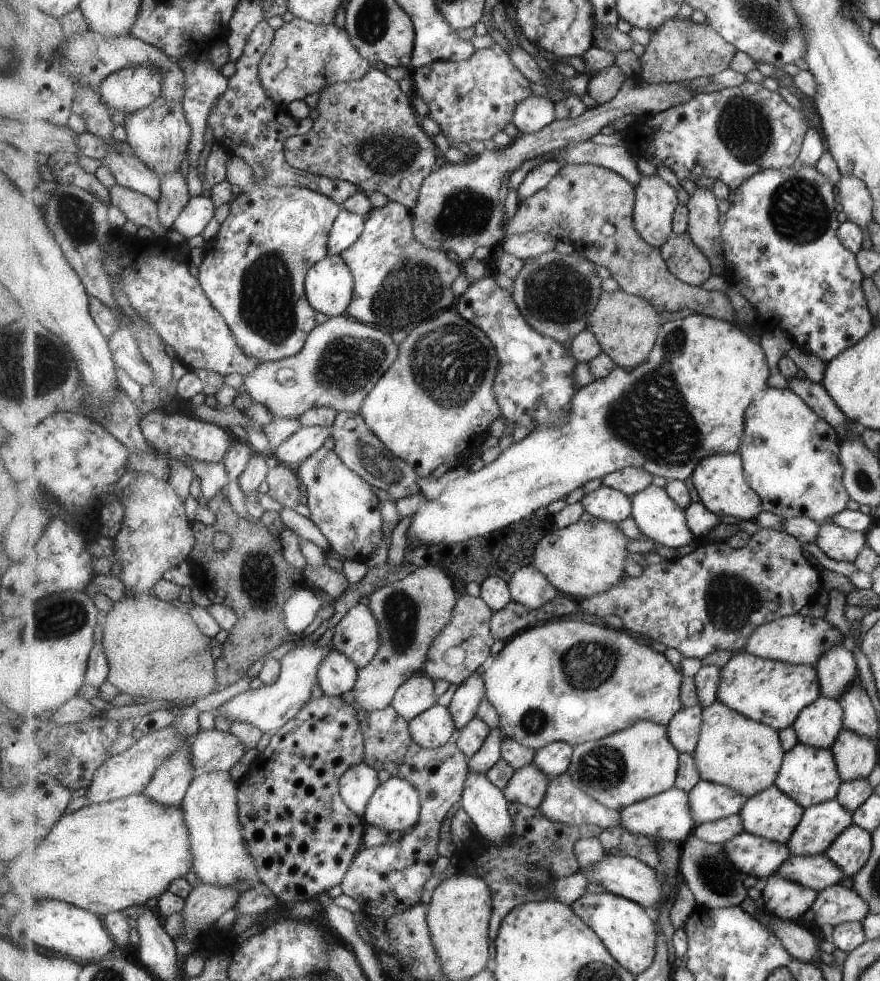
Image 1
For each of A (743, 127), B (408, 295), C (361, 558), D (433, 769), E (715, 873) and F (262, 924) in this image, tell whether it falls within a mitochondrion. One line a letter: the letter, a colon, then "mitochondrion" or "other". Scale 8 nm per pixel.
A: mitochondrion
B: mitochondrion
C: other
D: other
E: mitochondrion
F: other

